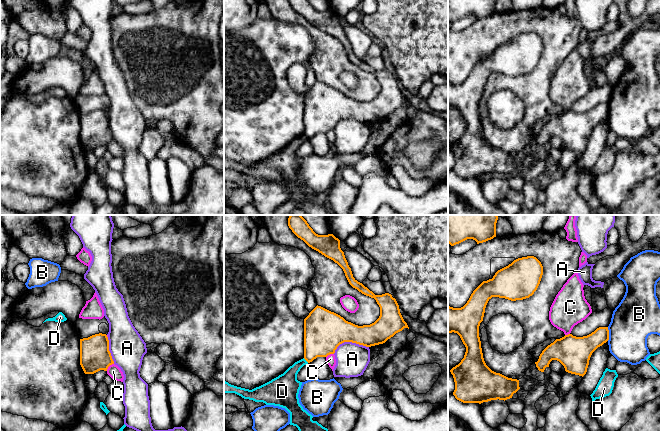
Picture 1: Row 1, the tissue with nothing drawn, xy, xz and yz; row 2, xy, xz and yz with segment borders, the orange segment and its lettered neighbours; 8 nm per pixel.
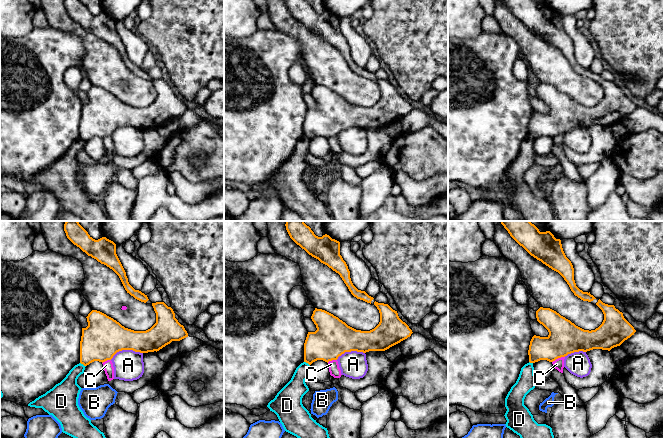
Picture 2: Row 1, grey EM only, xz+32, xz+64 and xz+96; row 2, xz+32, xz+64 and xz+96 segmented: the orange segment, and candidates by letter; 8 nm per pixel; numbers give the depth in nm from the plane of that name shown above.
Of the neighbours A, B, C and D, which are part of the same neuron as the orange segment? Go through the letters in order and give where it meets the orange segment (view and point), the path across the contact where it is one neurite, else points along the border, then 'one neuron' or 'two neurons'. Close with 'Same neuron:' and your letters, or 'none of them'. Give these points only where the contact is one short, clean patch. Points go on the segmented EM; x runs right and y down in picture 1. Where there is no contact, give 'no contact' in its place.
A: contact xz (349, 341); two neurons
B: contact yz (608, 334); two neurons
C: contact xy (109, 365); two neurons
D: contact xz (306, 360); border xz (303, 358), (308, 362); two neurons
Same neuron: none of them

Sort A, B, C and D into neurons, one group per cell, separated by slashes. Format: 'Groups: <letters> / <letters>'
Groups: A / B / C / D

